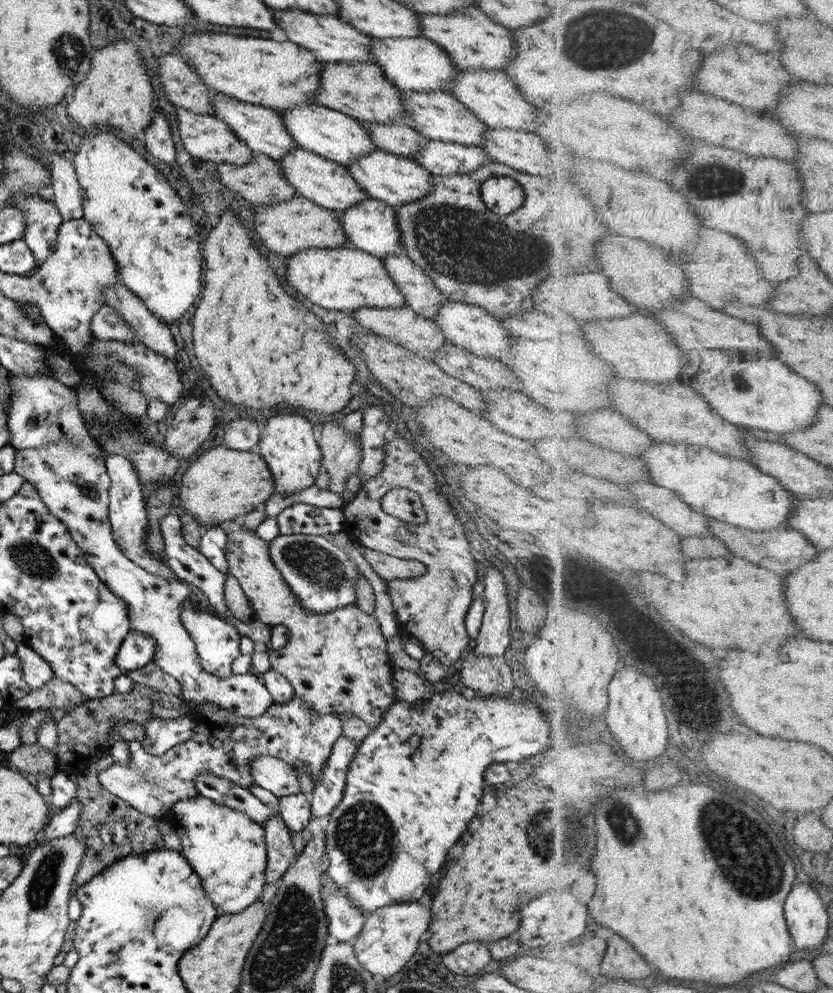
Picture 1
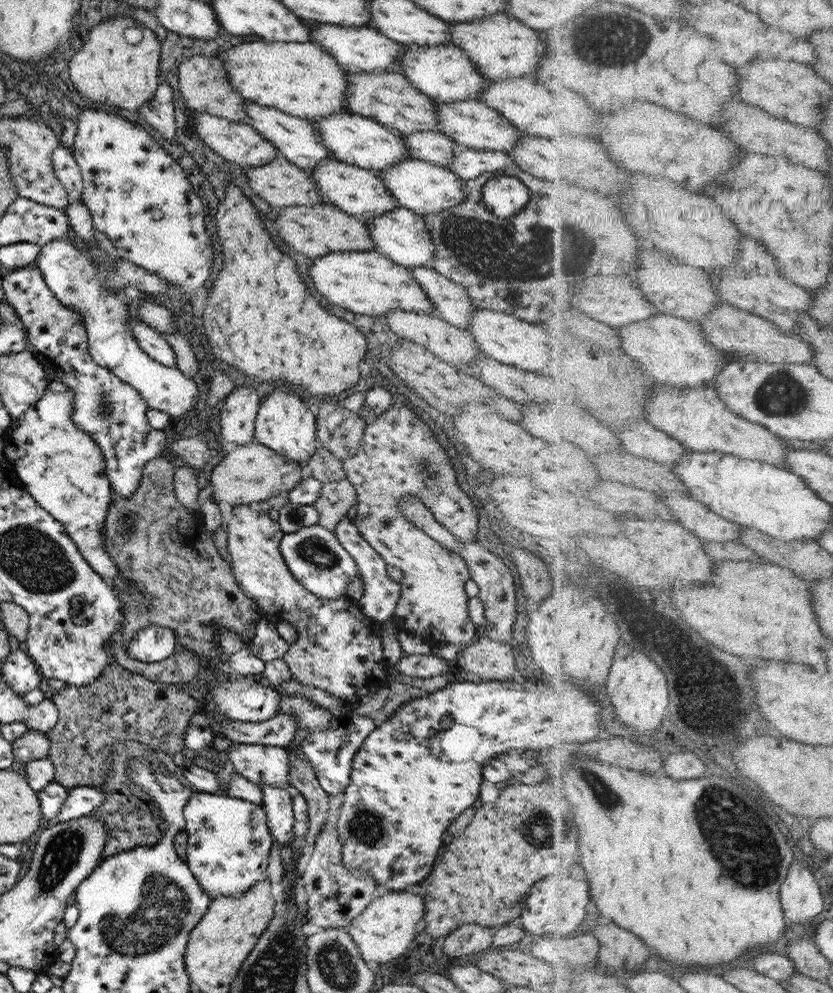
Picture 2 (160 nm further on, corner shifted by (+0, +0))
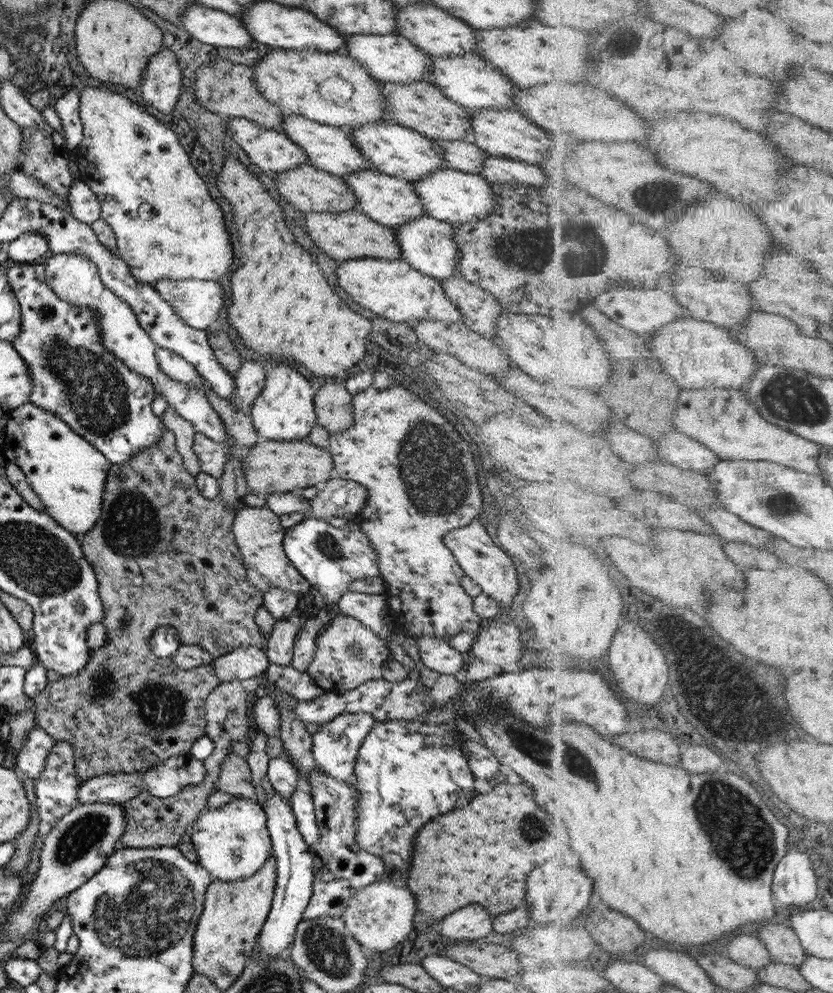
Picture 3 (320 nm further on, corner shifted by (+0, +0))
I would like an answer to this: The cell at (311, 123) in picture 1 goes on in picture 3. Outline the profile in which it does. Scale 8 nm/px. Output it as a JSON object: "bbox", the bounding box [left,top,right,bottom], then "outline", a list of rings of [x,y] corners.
{"bbox":[348,121,444,181],"outline":[[[380,121],[348,130],[358,151],[368,160],[367,169],[406,181],[421,179],[437,169],[443,169],[444,160],[438,146],[431,139],[397,124]]]}

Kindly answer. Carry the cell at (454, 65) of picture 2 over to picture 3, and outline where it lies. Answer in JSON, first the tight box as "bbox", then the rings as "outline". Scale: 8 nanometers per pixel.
{"bbox":[428,53,516,109],"outline":[[[465,53],[455,56],[430,56],[430,76],[428,81],[461,107],[467,109],[513,109],[513,99],[516,93],[515,86],[506,76],[501,74],[489,61],[483,60],[479,54]]]}

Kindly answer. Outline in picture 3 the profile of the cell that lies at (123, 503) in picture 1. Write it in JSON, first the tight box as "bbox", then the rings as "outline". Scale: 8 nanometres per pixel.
{"bbox":[6,263,165,465],"outline":[[[14,263],[10,264],[6,279],[9,288],[12,290],[14,297],[17,299],[20,310],[20,329],[17,336],[10,342],[13,350],[23,359],[28,370],[28,378],[31,380],[31,390],[27,397],[27,403],[56,416],[59,420],[66,423],[66,425],[75,433],[84,438],[91,446],[94,446],[109,462],[110,464],[119,465],[125,462],[133,453],[146,449],[152,444],[157,444],[158,438],[161,436],[162,430],[165,429],[160,417],[156,417],[151,410],[151,403],[154,399],[154,389],[151,386],[151,381],[143,375],[130,371],[129,367],[122,363],[120,358],[117,358],[113,353],[110,353],[100,339],[100,328],[96,327],[96,318],[94,312],[87,307],[78,307],[66,303],[61,300],[44,281],[44,264],[37,263]]]}

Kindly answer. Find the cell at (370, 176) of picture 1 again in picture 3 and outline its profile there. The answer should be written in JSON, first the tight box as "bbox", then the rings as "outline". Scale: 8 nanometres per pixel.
{"bbox":[410,169,495,223],"outline":[[[437,169],[410,183],[417,193],[427,216],[446,223],[477,222],[492,214],[495,208],[495,194],[490,182],[475,174],[453,169]]]}

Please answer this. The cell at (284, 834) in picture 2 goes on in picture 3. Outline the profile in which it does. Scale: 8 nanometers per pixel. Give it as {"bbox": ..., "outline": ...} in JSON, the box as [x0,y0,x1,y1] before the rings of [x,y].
{"bbox":[263,752,298,803],"outline":[[[283,752],[268,760],[263,783],[273,789],[284,801],[289,803],[290,794],[296,789],[298,768]]]}

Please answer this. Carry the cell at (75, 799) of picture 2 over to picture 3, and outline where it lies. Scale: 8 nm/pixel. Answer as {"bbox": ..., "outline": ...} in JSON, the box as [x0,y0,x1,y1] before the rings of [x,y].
{"bbox":[77,772,141,805],"outline":[[[136,772],[104,774],[82,781],[77,789],[77,805],[124,803],[140,793],[141,775]]]}

